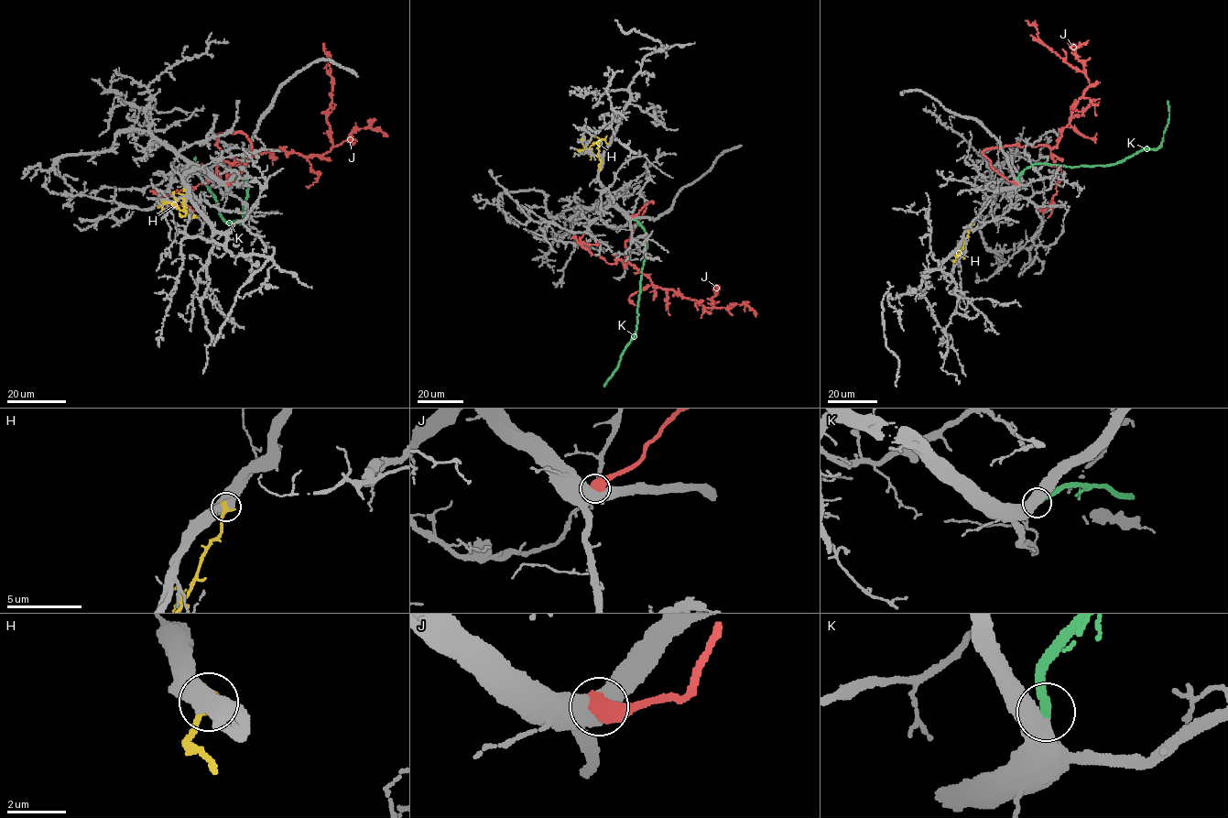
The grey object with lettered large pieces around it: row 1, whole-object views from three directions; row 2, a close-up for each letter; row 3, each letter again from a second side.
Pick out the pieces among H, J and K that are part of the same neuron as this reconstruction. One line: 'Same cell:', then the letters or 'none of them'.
Same cell: K

